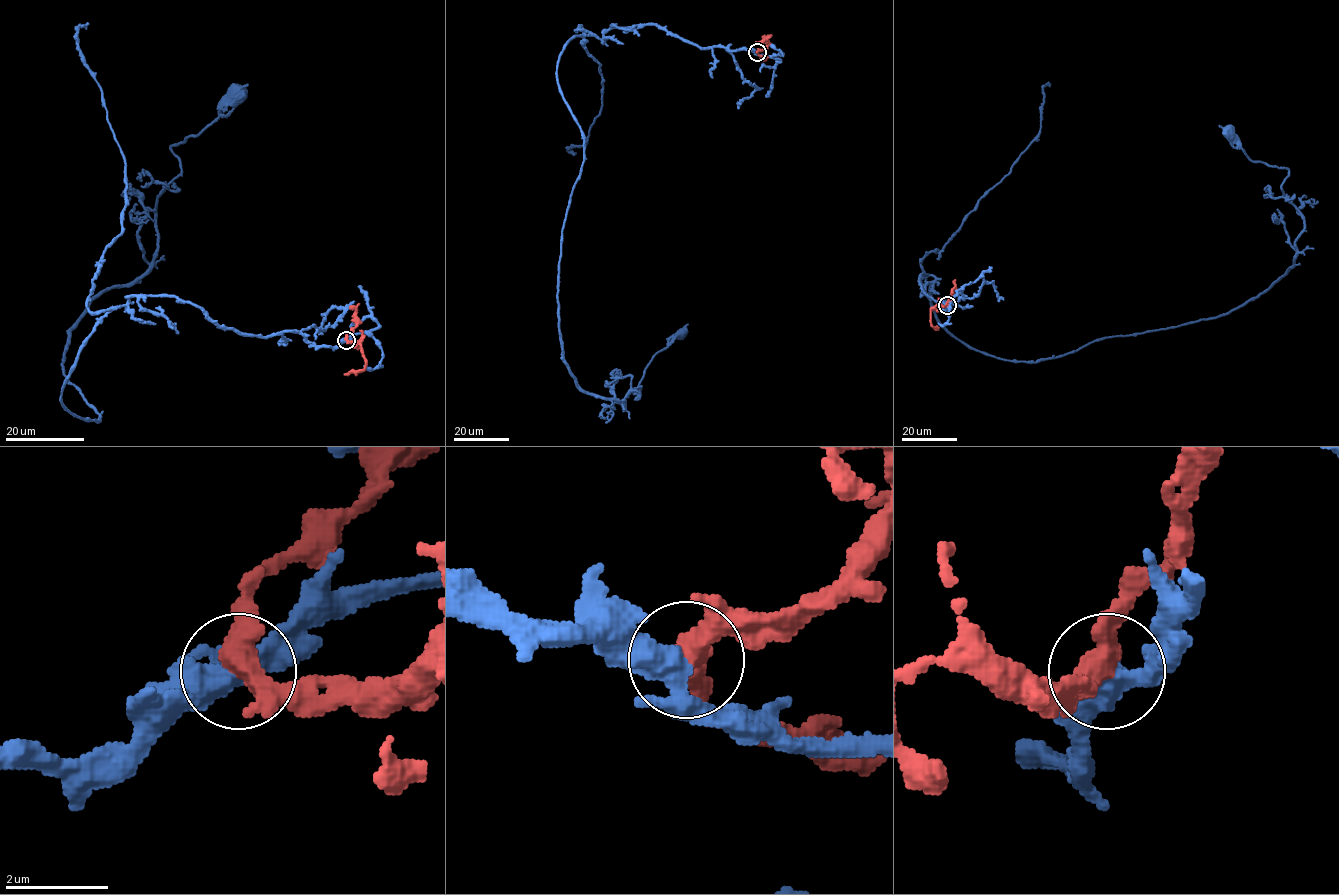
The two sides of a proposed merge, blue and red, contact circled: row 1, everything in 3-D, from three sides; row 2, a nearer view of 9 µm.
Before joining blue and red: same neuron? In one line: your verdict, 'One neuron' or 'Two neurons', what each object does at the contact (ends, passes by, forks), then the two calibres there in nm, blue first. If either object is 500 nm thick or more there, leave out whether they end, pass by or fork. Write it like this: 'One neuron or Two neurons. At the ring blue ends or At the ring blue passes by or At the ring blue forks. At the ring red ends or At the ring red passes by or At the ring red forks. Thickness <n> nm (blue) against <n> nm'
Two neurons. At the ring blue forks. At the ring red passes by. Thickness 380 nm (blue) against 440 nm

